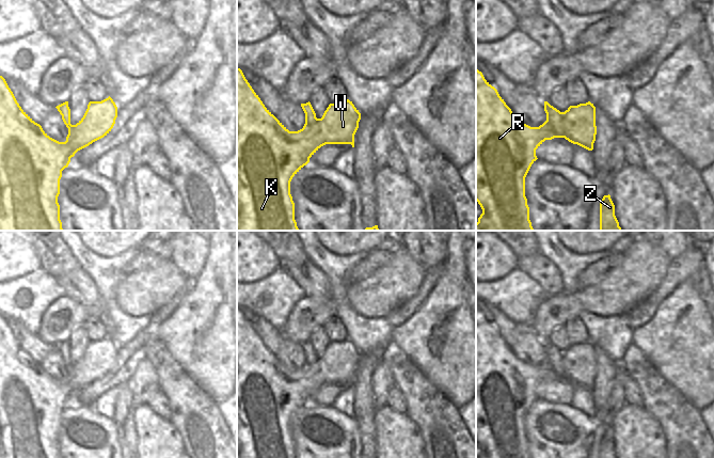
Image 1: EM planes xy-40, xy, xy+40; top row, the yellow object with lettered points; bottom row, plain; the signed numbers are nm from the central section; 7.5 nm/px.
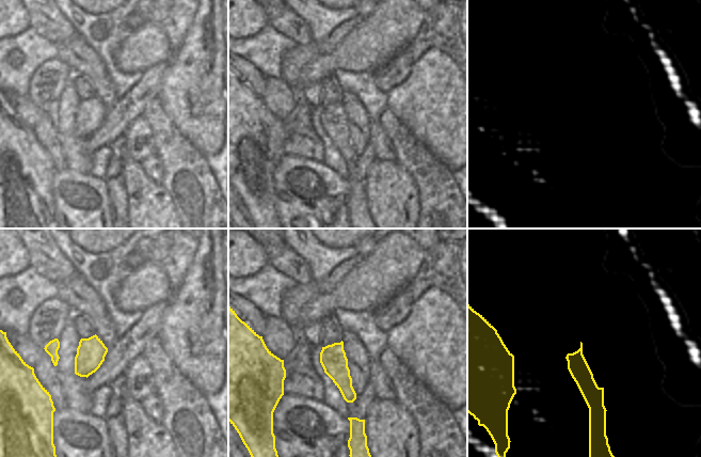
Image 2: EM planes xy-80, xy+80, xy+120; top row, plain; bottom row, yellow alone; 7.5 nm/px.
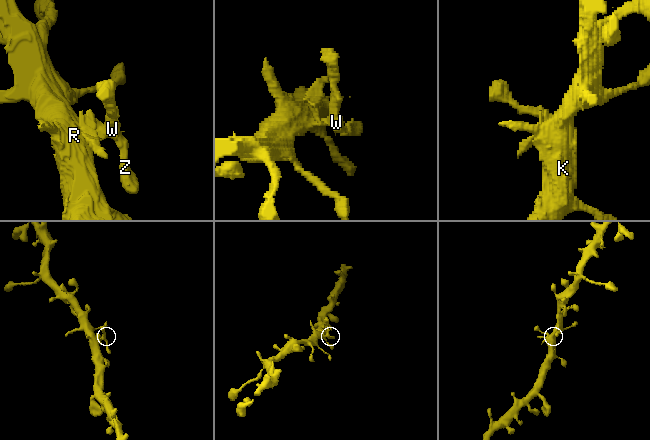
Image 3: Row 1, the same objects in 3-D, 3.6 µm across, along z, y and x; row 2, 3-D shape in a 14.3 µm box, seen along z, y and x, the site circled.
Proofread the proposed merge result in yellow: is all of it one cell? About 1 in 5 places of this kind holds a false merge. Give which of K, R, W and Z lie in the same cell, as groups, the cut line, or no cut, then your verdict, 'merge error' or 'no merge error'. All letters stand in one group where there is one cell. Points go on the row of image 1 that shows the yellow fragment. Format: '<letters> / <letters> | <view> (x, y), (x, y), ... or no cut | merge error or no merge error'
K R W Z | no cut | no merge error

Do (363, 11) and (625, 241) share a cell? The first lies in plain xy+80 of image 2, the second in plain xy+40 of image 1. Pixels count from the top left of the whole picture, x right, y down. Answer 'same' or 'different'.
same

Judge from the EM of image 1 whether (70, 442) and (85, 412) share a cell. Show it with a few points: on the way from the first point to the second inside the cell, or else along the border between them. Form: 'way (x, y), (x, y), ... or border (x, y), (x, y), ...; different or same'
way (65, 432), (63, 426), (70, 417), (76, 417); same

